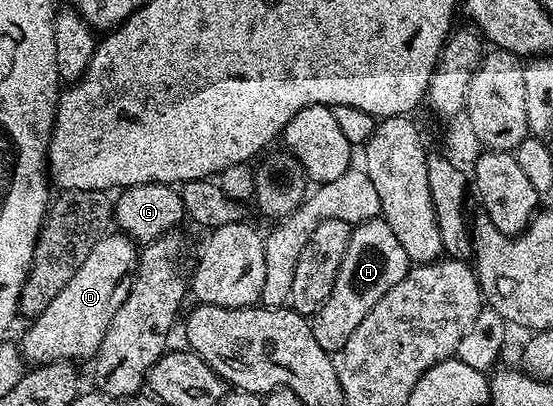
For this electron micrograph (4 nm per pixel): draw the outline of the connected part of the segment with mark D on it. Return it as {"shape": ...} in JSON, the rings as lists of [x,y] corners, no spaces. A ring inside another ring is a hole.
{"shape":[[[121,231],[107,232],[88,251],[88,259],[80,263],[80,271],[68,279],[64,291],[44,307],[39,317],[29,322],[30,330],[20,340],[20,352],[27,362],[46,365],[50,361],[78,363],[81,357],[93,358],[104,339],[104,331],[112,323],[112,315],[120,311],[120,303],[128,299],[130,280],[138,265],[135,242]]]}

